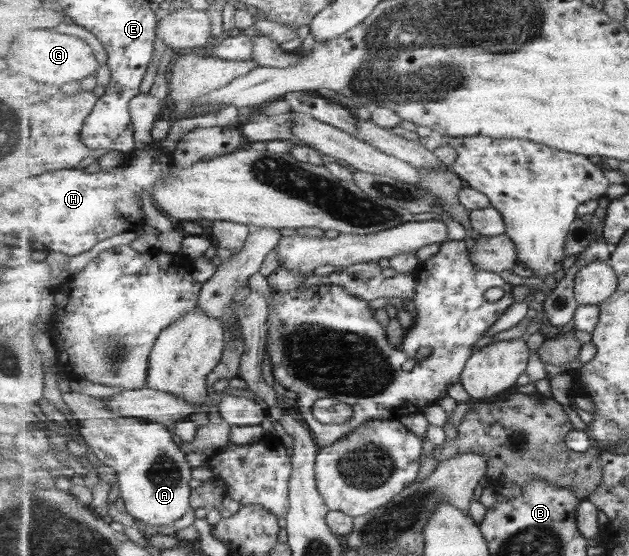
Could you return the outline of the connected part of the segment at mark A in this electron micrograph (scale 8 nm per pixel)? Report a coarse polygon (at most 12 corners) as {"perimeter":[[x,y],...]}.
{"perimeter":[[65,393],[79,433],[117,470],[134,520],[191,509],[191,465],[167,425]]}

